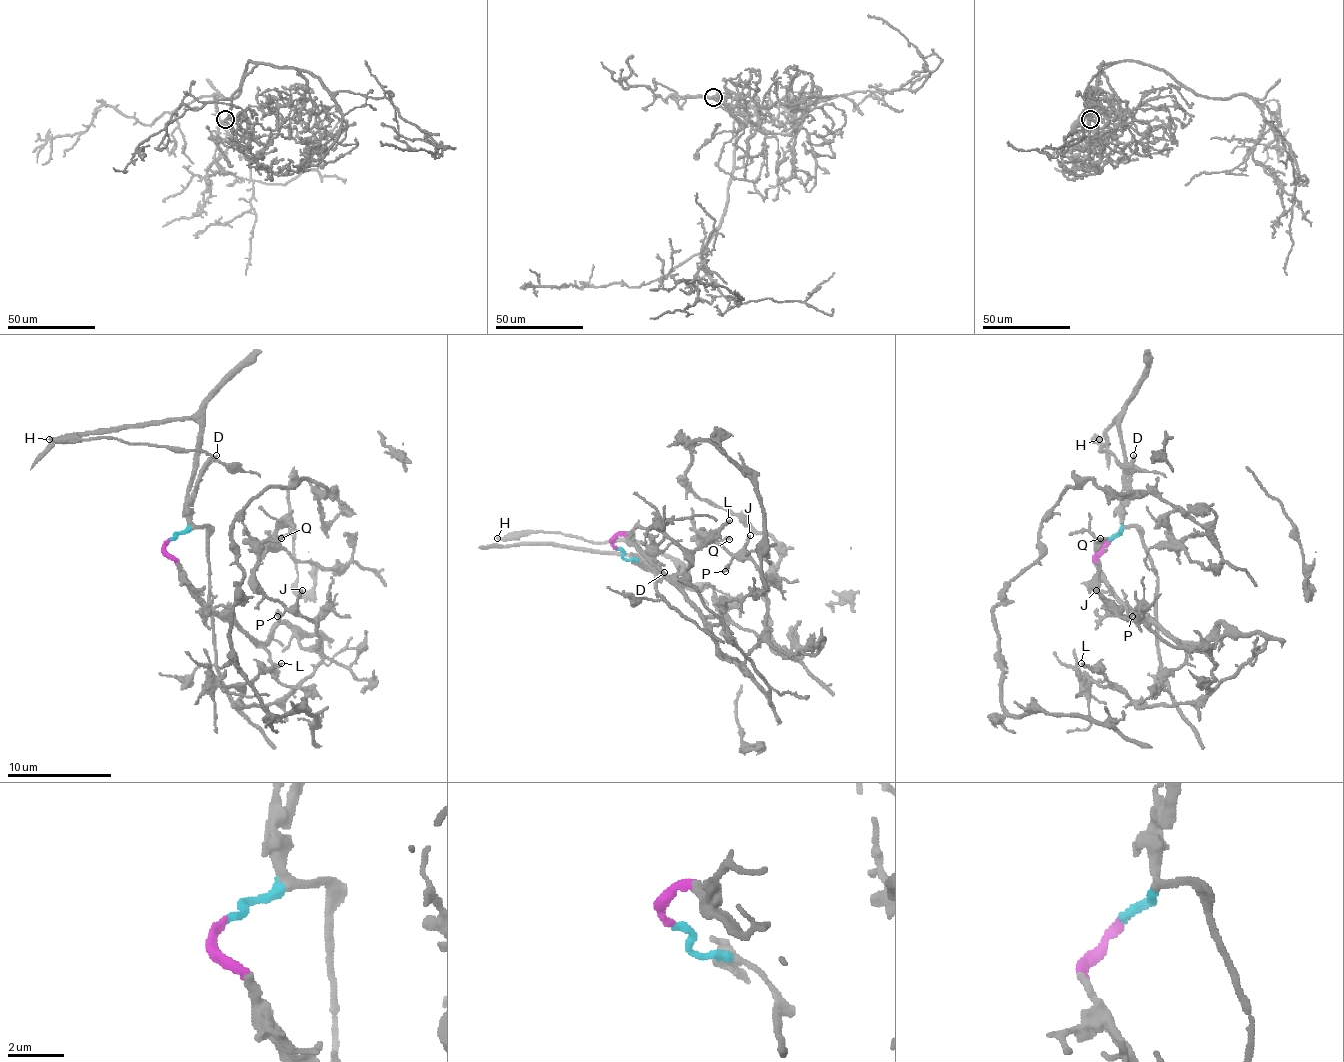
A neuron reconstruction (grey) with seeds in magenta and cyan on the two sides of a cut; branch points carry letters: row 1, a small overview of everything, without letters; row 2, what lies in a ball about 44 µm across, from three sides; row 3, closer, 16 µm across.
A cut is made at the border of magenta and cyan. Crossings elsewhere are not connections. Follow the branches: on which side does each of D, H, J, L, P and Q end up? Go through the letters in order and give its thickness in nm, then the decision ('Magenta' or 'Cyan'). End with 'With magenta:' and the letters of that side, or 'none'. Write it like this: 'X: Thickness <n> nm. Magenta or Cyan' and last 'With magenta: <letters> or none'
D: Thickness 200 nm. Cyan
H: Thickness 300 nm. Cyan
J: Thickness 200 nm. Magenta
L: Thickness 240 nm. Magenta
P: Thickness 260 nm. Magenta
Q: Thickness 200 nm. Magenta
With magenta: J, L, P, Q

